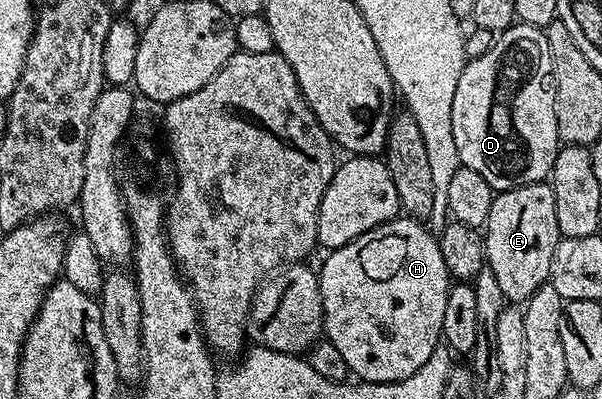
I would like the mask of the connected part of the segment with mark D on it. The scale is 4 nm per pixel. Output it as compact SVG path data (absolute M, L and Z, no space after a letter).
M516 22L496 38L489 53L481 53L481 57L468 59L463 64L457 93L453 93L453 141L457 145L460 164L481 173L496 193L541 183L550 176L561 144L555 112L555 74L544 28Z

